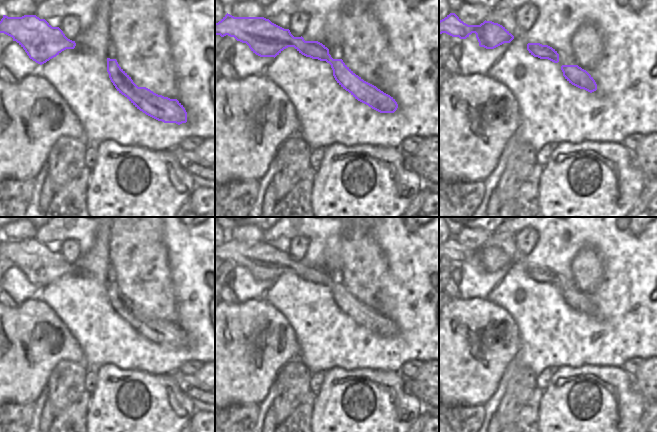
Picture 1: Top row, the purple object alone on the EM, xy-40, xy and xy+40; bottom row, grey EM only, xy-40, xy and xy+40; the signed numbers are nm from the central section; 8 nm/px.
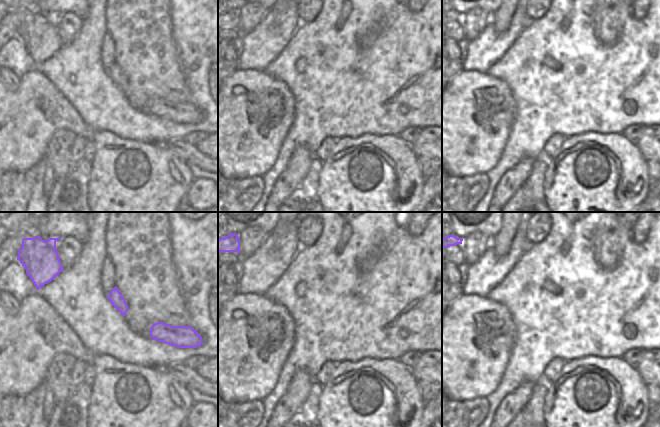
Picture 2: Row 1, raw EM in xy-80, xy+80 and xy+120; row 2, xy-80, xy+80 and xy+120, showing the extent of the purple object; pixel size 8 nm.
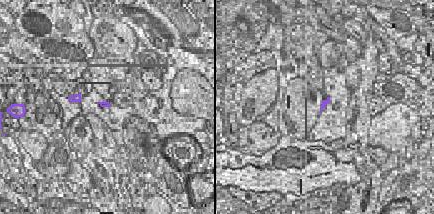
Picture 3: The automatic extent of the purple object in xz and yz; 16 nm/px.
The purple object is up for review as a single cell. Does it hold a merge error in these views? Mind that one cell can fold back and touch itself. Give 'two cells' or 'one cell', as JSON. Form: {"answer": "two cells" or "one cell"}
{"answer": "one cell"}

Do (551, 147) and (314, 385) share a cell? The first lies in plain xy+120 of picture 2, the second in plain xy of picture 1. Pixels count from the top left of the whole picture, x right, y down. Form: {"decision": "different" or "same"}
{"decision": "same"}

